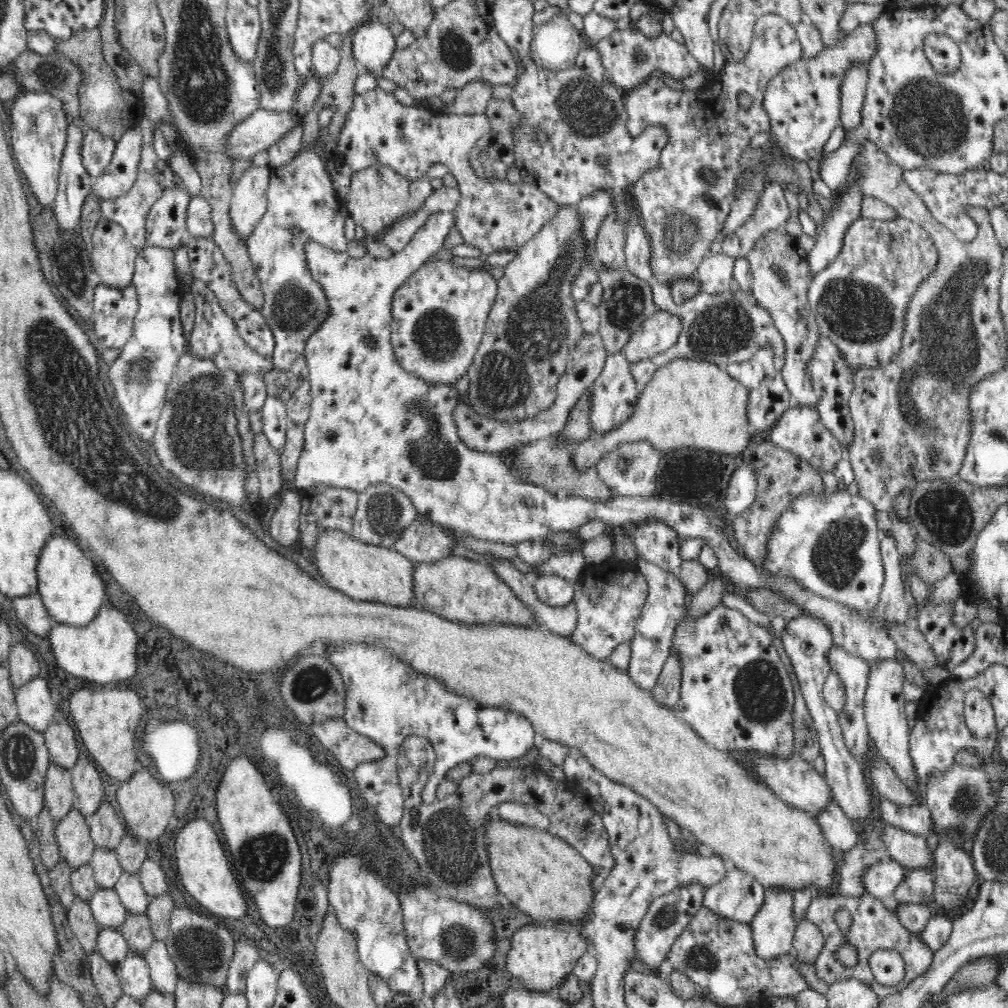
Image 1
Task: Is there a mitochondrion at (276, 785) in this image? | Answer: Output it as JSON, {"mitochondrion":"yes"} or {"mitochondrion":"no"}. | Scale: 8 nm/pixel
{"mitochondrion":"no"}

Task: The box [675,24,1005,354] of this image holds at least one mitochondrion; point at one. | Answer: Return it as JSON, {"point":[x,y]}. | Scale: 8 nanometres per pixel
{"point":[929,118]}

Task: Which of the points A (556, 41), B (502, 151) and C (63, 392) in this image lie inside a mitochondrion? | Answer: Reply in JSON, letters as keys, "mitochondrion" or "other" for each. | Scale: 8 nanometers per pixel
{"A":"other","B":"other","C":"mitochondrion"}

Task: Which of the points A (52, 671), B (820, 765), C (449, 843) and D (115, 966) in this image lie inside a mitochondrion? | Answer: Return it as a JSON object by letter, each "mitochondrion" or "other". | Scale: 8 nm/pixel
{"A":"other","B":"other","C":"mitochondrion","D":"other"}

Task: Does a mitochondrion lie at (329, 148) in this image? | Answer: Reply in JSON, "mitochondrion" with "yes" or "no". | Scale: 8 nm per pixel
{"mitochondrion":"no"}

